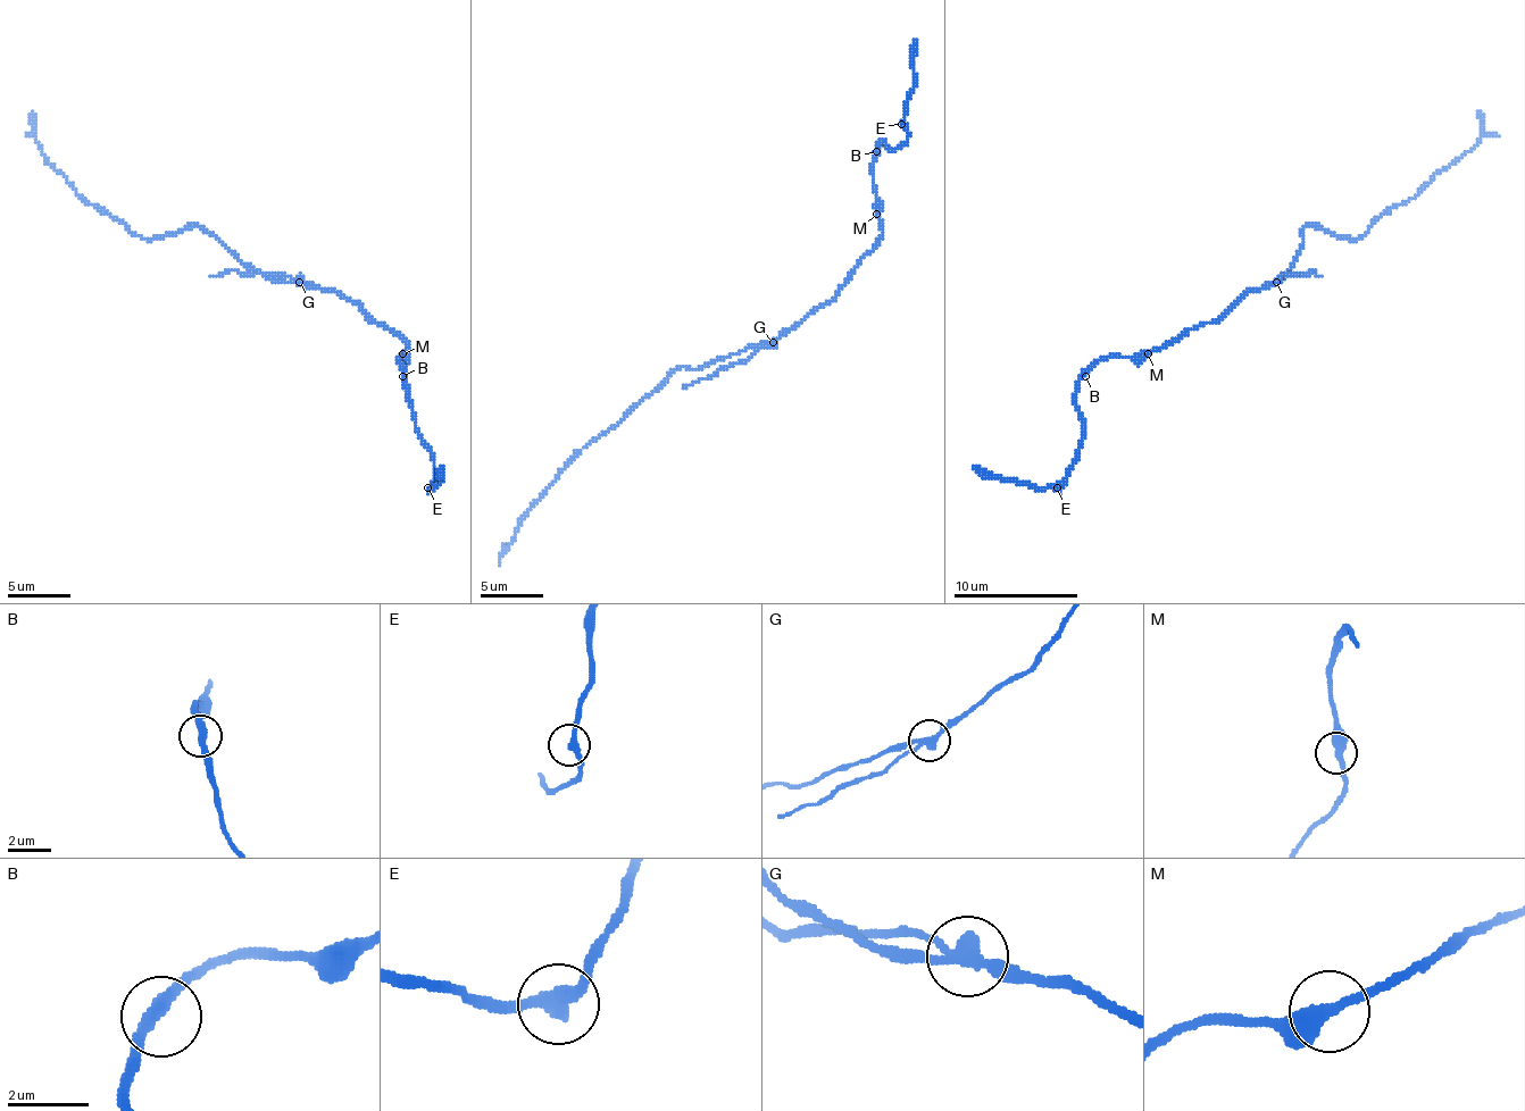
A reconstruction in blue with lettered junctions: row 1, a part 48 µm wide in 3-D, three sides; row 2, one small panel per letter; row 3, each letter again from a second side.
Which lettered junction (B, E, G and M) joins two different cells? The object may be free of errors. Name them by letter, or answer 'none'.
G

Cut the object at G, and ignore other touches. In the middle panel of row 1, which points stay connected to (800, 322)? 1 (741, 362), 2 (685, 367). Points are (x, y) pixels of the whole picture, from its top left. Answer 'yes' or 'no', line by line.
1: no
2: yes

